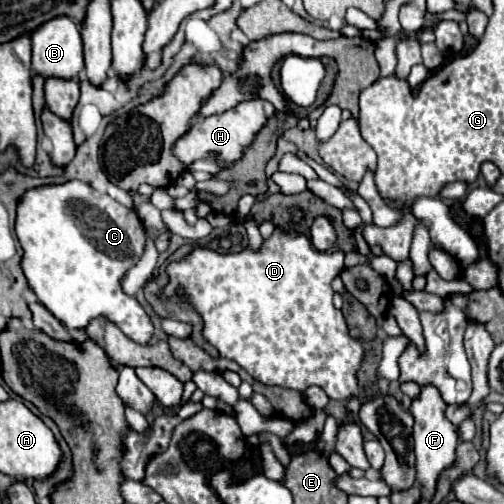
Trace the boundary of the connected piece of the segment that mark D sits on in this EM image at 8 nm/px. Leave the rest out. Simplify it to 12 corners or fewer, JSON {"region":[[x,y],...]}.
{"region":[[276,227],[166,267],[256,381],[358,395],[342,253]]}

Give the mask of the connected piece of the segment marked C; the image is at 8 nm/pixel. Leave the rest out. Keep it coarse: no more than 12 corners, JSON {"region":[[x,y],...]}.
{"region":[[84,181],[16,205],[20,267],[68,329],[108,317],[148,343],[120,279],[144,225]]}

